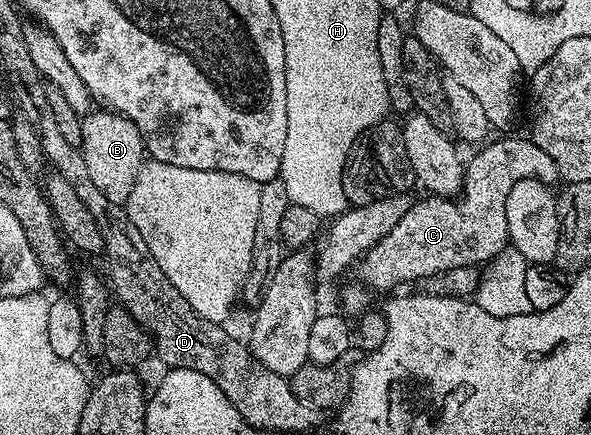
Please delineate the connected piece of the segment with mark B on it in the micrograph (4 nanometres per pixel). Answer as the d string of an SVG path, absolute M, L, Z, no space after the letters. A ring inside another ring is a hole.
M92 111L82 120L82 143L80 154L86 159L86 171L90 171L90 183L110 199L110 203L123 206L134 191L141 167L146 160L144 140L129 117L111 111Z

